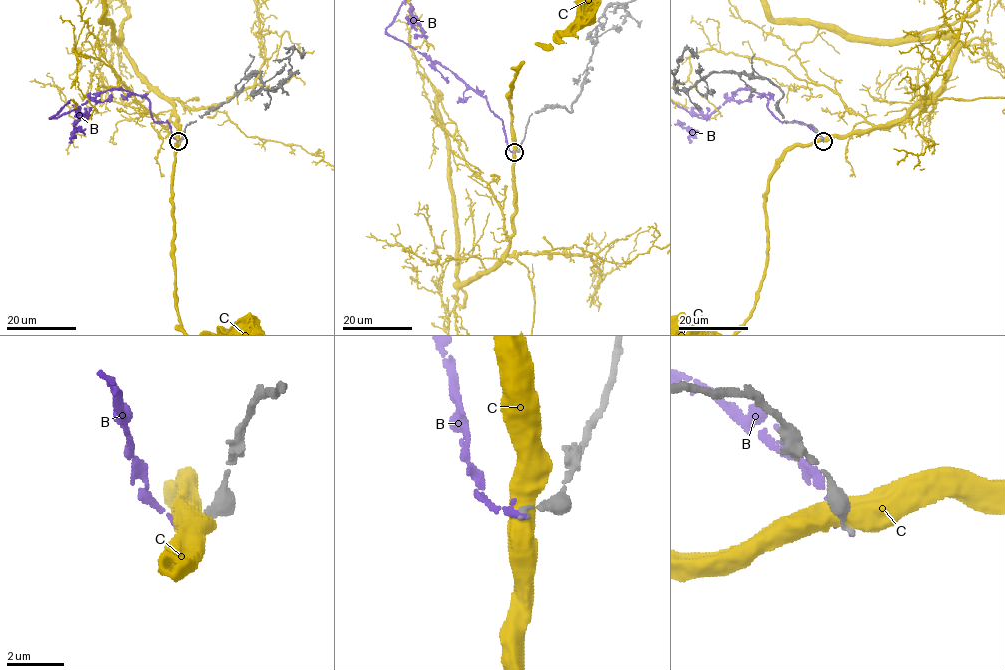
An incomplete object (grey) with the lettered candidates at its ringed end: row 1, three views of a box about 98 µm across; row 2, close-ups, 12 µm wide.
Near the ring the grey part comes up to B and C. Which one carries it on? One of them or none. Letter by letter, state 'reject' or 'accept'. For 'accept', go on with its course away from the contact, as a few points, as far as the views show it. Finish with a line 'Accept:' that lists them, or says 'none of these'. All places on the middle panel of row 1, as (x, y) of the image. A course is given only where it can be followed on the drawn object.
B: accept
C: reject
Accept: B

